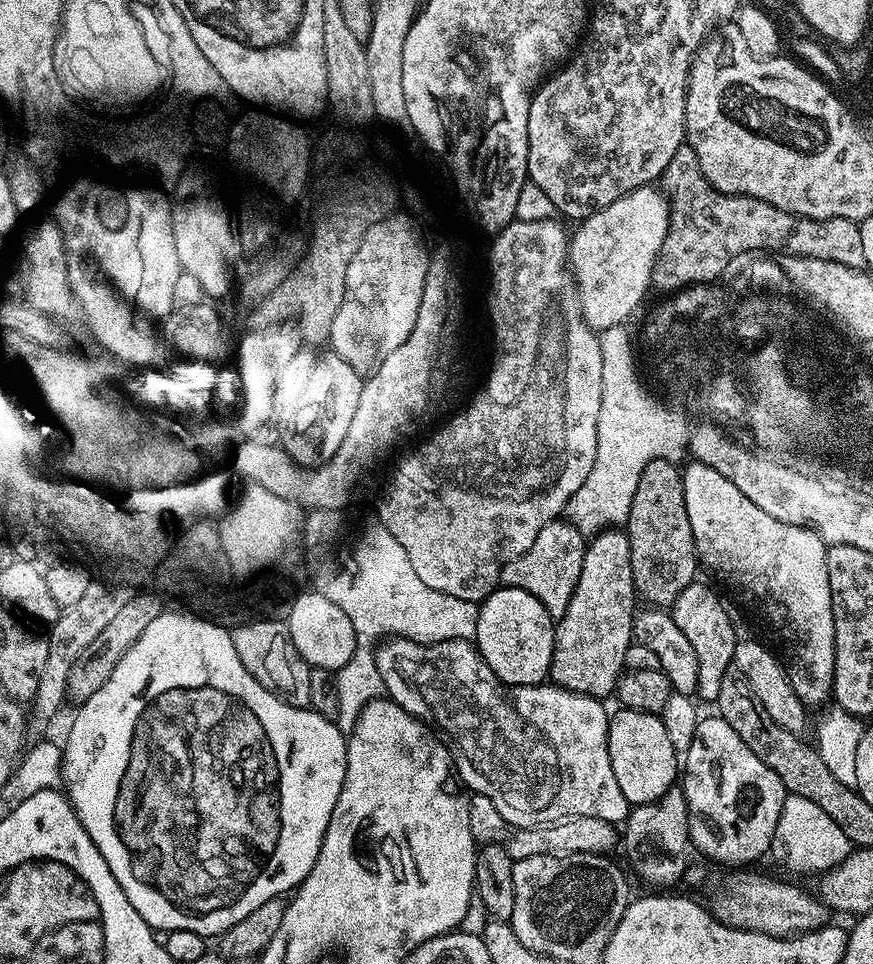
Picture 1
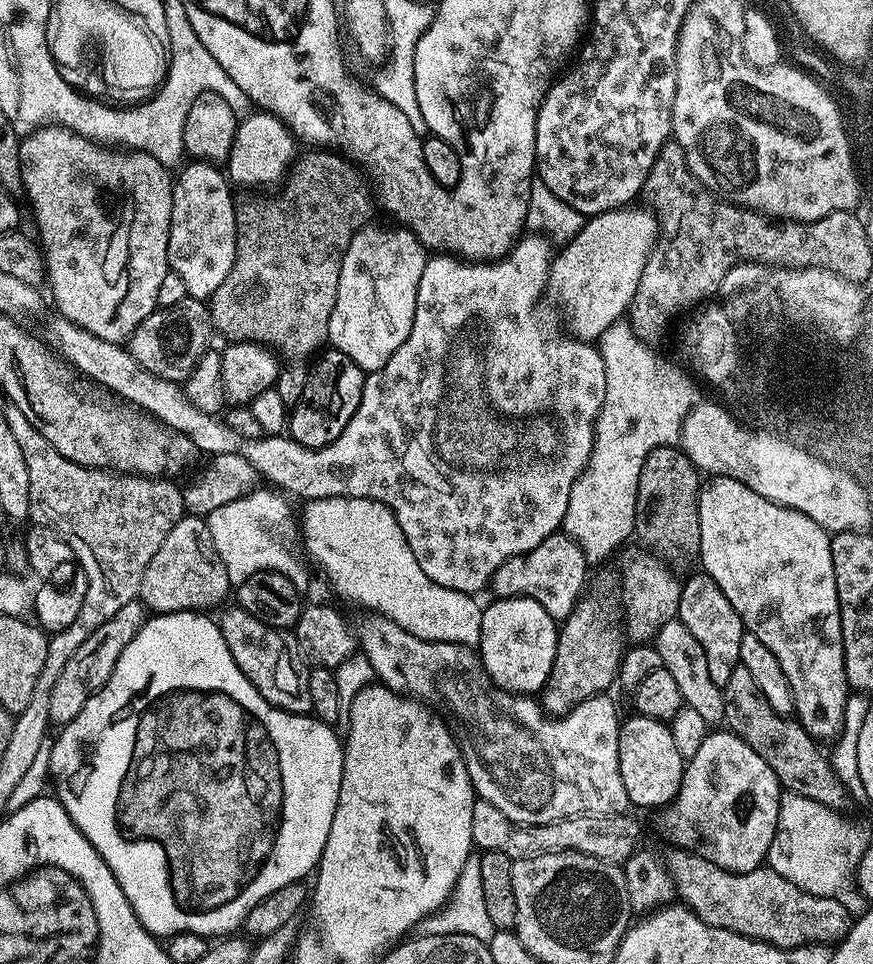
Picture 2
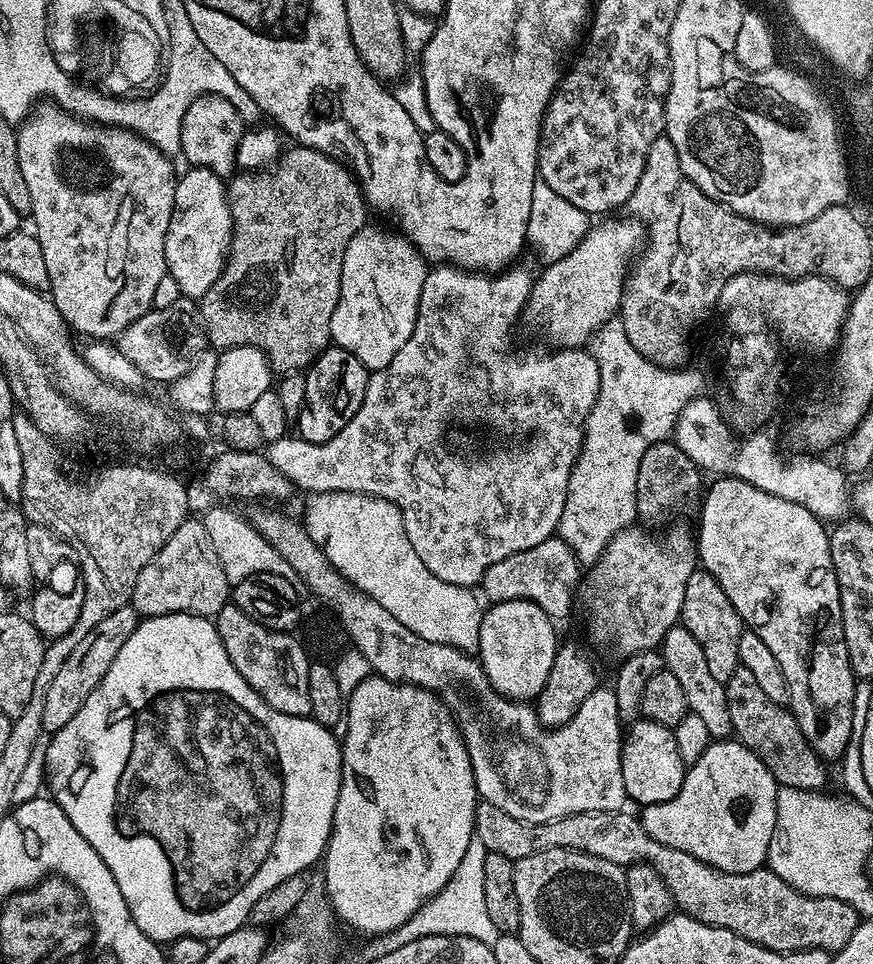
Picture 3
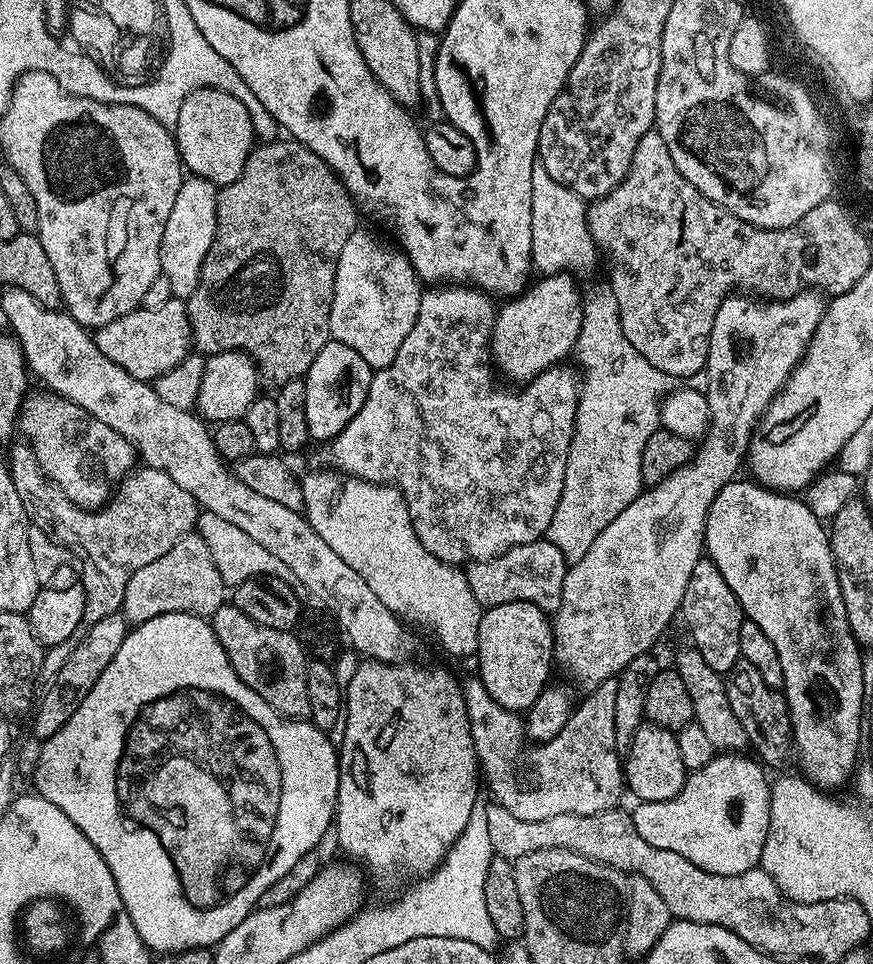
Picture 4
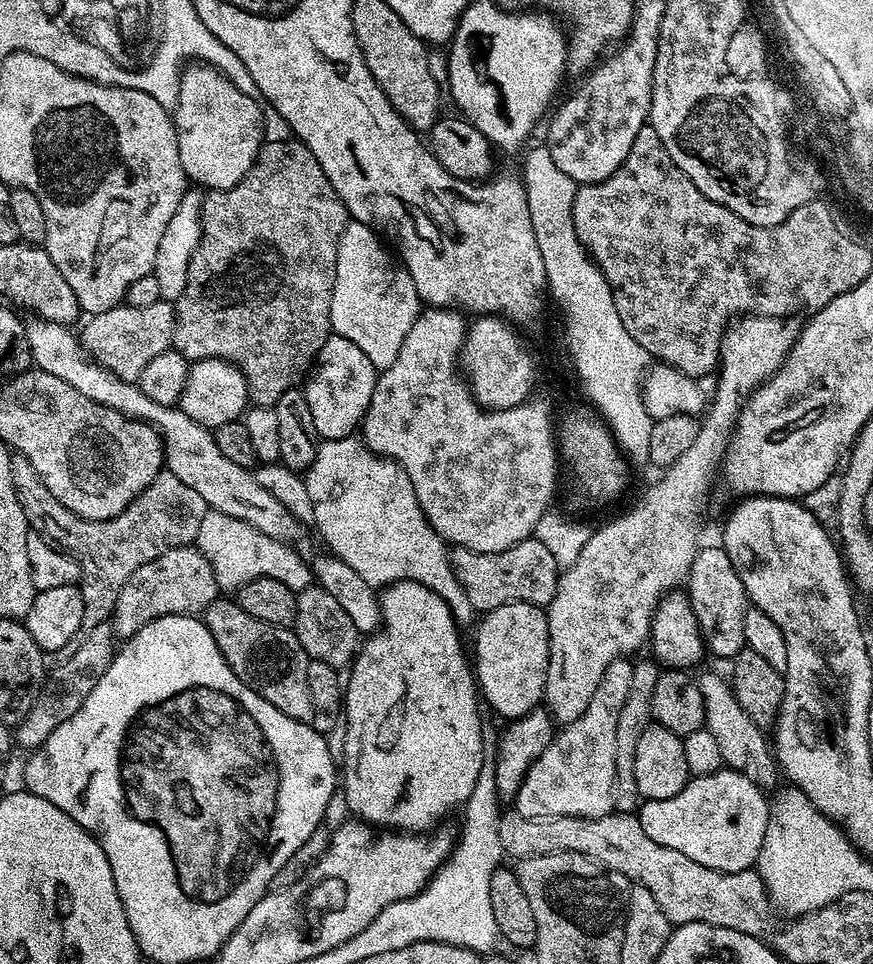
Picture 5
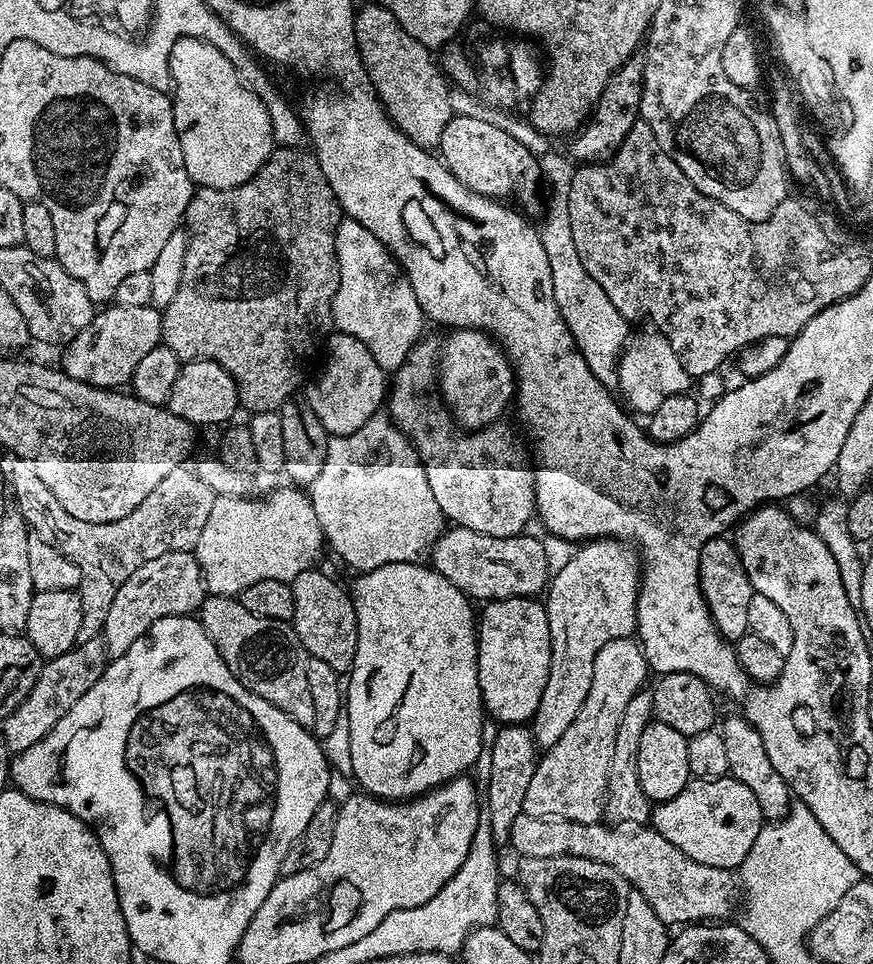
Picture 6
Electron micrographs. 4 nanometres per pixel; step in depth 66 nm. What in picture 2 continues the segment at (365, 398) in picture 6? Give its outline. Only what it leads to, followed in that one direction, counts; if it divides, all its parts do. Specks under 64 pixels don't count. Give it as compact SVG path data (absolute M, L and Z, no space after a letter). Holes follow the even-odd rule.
M328 350L320 358L316 365L311 365L306 390L302 390L302 398L291 405L286 425L287 435L303 448L324 448L334 442L338 434L342 434L346 422L350 422L354 410L358 410L364 389L366 374L358 365L350 362L346 354Z

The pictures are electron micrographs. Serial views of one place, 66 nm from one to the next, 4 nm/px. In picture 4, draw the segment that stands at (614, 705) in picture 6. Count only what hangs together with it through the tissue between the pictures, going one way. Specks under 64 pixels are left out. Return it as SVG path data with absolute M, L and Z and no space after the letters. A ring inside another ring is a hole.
M479 678L465 679L462 687L486 788L488 784L496 795L493 796L495 803L510 810L514 818L542 822L542 818L554 818L554 814L598 814L611 812L619 805L616 803L620 795L625 795L626 785L622 754L616 749L614 738L614 701L618 699L615 679L602 682L602 686L583 697L581 704L579 701L562 734L549 744L533 747L516 788L512 788L512 776L504 769L504 732L496 728L498 706L488 699L488 692Z

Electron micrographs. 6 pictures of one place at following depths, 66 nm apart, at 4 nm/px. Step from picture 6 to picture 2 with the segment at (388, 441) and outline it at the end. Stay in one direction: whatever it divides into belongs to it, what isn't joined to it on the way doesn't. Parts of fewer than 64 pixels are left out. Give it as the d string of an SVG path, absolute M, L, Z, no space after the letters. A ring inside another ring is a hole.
M322 498L309 500L304 507L304 544L308 552L324 567L332 588L340 596L361 604L364 608L376 612L377 617L392 620L402 630L414 634L423 640L434 642L450 642L451 644L479 645L480 627L484 608L475 595L458 590L450 590L438 586L426 574L422 574L422 566L414 558L410 546L406 542L406 534L402 534L402 526L394 518L394 514L382 502L374 502L370 498Z

